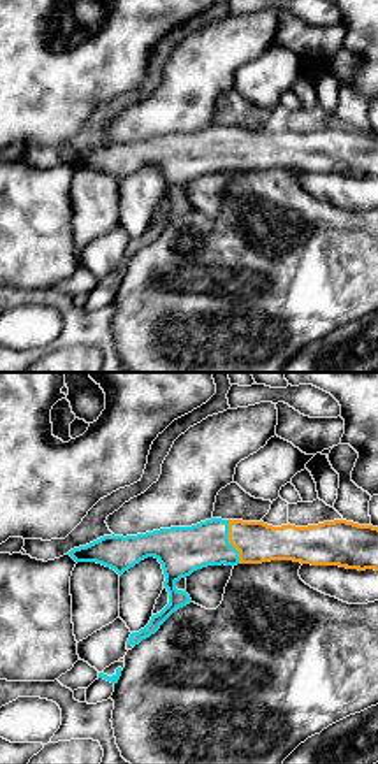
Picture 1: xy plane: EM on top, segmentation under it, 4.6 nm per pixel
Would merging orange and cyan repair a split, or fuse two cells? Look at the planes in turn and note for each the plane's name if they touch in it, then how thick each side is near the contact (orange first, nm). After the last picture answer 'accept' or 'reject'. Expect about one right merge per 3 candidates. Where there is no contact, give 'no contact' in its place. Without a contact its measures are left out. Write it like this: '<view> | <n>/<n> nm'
xy | 190/220 nm

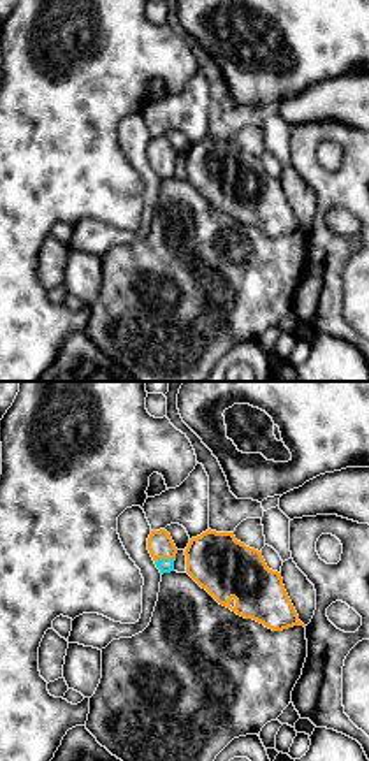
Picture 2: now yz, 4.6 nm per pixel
yz | 120/60 nm

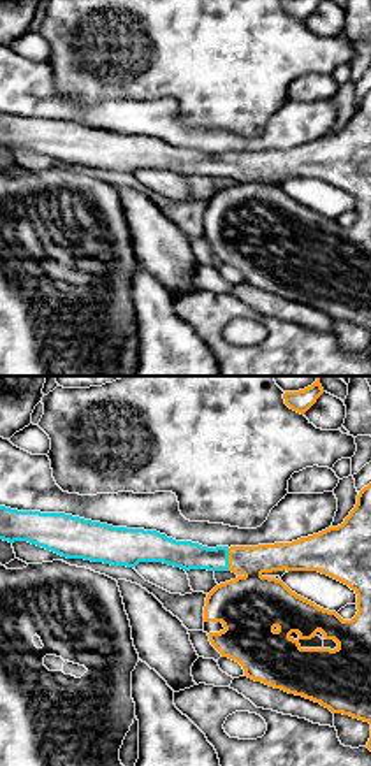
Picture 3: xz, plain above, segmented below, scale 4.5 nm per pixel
xz | 300/130 nm

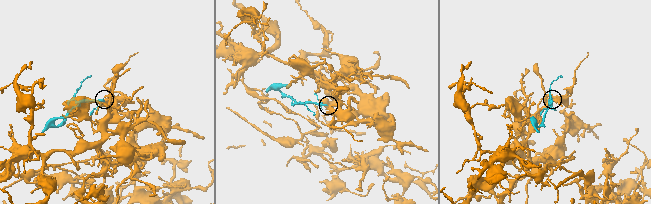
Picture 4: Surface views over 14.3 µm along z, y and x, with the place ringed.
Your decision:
accept

